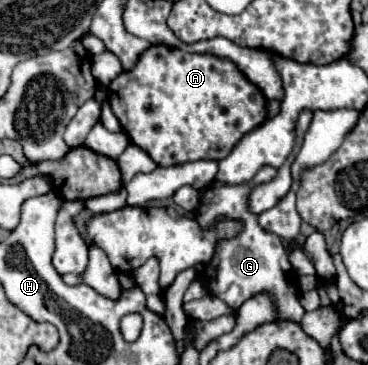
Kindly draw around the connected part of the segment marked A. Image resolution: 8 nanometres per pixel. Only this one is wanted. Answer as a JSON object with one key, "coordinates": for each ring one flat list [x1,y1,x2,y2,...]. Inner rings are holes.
{"coordinates":[[150,46,142,54,142,58,134,66,134,70,122,72,118,78,114,78,114,82,108,86,108,102,110,102,116,118,120,120,122,128,130,136,130,140,138,148,142,148,158,166,176,166,182,162,192,162,192,160,202,160,202,158,218,162,218,160,226,158,226,154,230,154,230,150,238,144,238,140,244,134,258,128,266,120,266,114,268,114,266,112,266,98,262,98,262,92,252,82,246,82,246,78,242,78,242,72,234,66,234,62,226,62,226,58,210,58,210,54,188,54,188,52,180,52,180,50,170,50,168,46]]}

